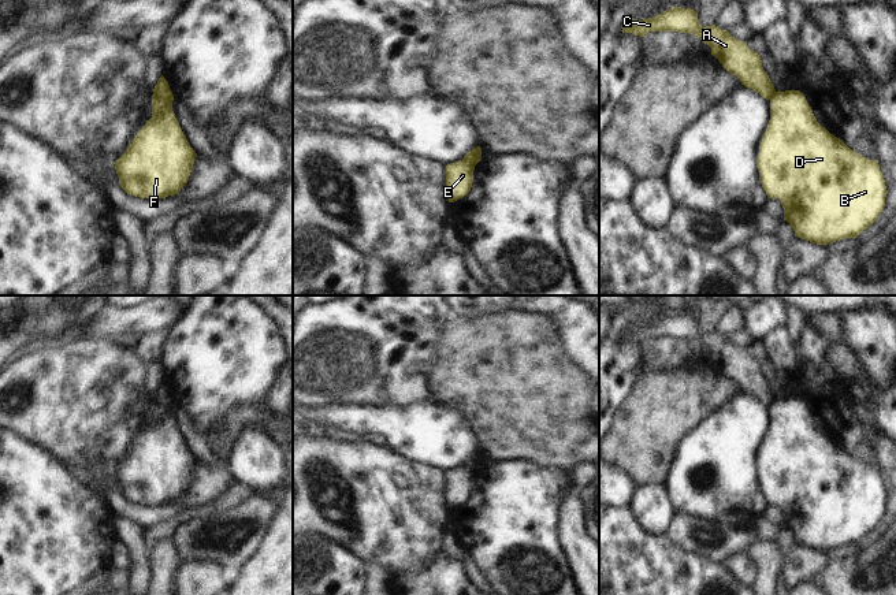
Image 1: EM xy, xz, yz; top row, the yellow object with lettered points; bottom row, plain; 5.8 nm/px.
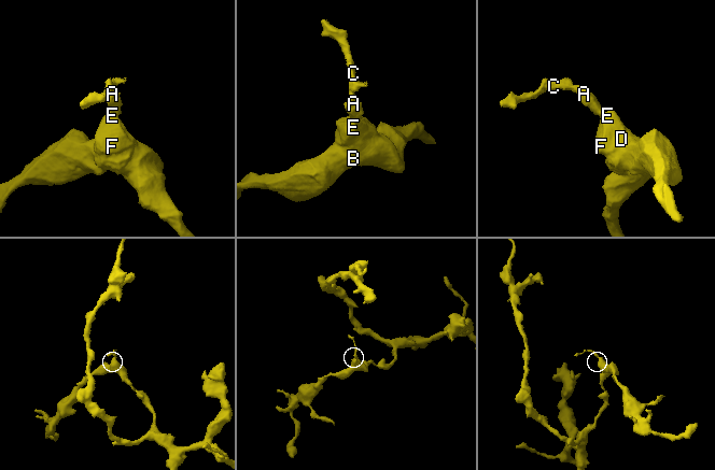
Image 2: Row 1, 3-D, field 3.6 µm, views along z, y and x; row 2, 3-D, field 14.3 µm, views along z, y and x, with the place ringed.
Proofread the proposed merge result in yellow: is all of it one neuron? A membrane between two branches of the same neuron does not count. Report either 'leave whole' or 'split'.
split

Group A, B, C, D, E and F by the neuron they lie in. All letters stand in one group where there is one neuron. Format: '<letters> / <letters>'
A C / B D E F

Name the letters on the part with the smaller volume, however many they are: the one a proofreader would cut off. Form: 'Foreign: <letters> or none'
Foreign: A, C

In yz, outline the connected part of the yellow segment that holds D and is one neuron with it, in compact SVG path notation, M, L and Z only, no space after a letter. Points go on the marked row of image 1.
M799 90L774 92L770 120L762 135L756 160L759 181L767 198L778 198L795 237L817 245L856 238L885 207L886 186L877 160L849 149L822 127Z

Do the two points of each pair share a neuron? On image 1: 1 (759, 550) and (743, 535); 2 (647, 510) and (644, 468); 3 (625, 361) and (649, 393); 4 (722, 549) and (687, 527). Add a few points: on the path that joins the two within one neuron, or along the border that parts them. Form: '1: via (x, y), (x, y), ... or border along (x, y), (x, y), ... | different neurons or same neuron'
1: border along (757, 538), (746, 553) | different neurons
2: border along (664, 483), (639, 484), (636, 487) | different neurons
3: border along (638, 376), (623, 405) | different neurons
4: via (714, 540), (695, 535) | same neuron

